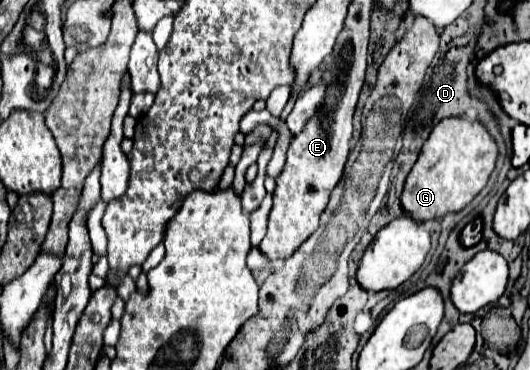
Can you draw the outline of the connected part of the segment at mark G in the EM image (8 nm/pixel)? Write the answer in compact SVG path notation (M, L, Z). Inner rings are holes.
M441 120L429 134L419 160L405 180L401 208L417 222L439 220L449 212L463 210L487 184L497 160L497 144L491 134L475 120Z

